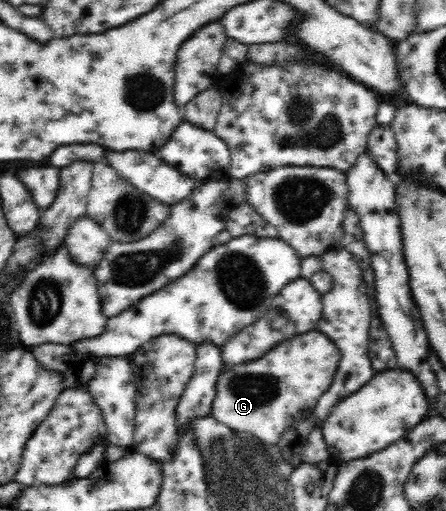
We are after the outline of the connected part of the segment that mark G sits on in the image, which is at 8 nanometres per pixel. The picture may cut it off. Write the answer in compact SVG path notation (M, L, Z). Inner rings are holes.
M315 329L276 344L261 357L253 358L217 376L211 415L237 432L247 432L276 445L285 439L289 424L304 410L314 412L315 404L332 384L340 351L325 334Z

